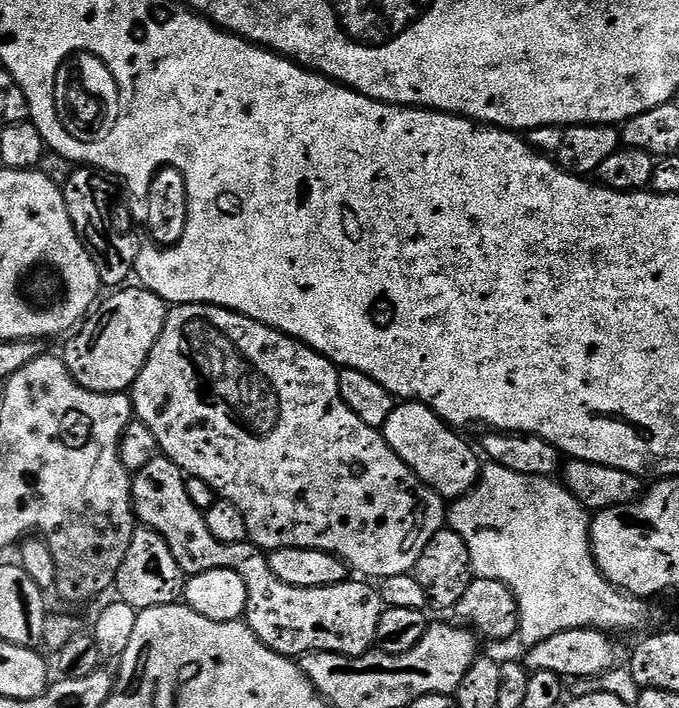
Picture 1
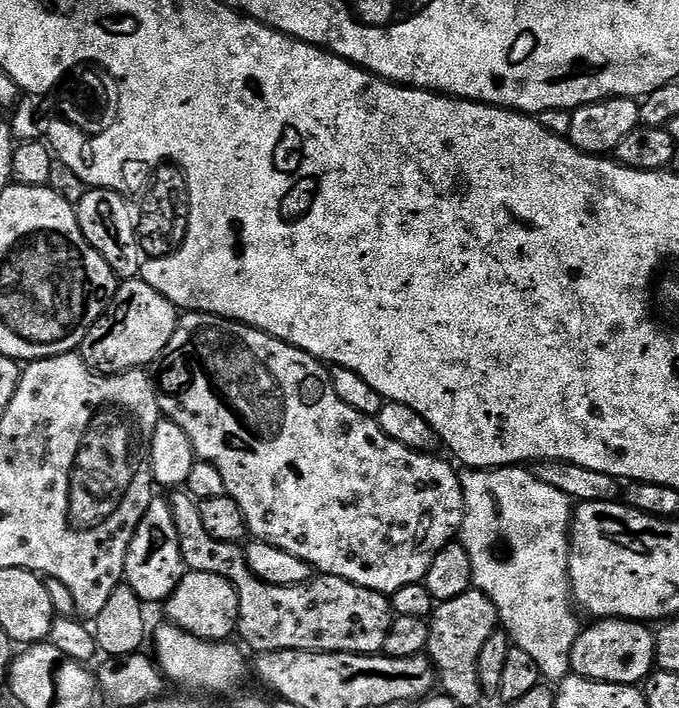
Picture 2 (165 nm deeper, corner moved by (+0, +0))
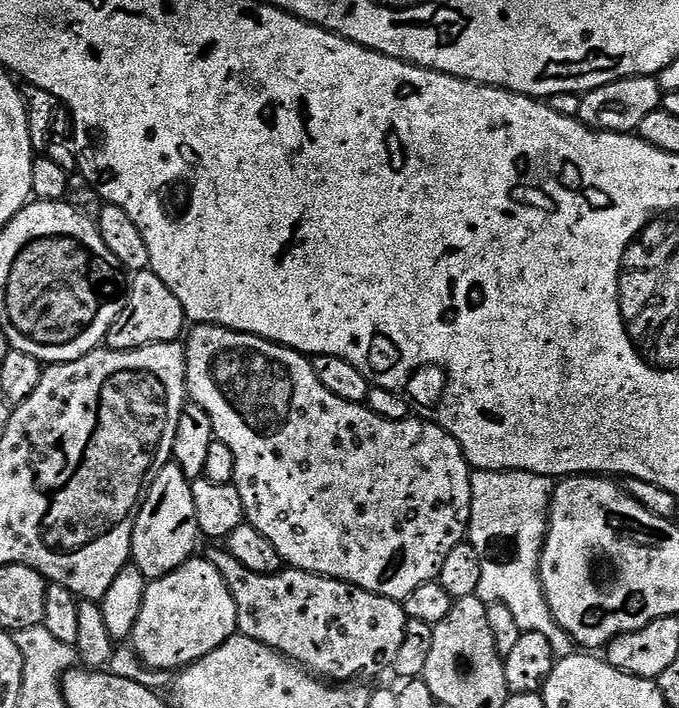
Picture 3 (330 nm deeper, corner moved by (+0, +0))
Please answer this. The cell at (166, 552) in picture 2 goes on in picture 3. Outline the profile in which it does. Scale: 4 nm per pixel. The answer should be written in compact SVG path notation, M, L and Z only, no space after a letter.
M169 462L158 470L158 478L154 478L144 495L140 513L134 522L131 563L149 580L157 580L193 559L195 552L192 551L196 548L196 540L200 539L198 518L194 514L192 481L182 474L176 463Z

